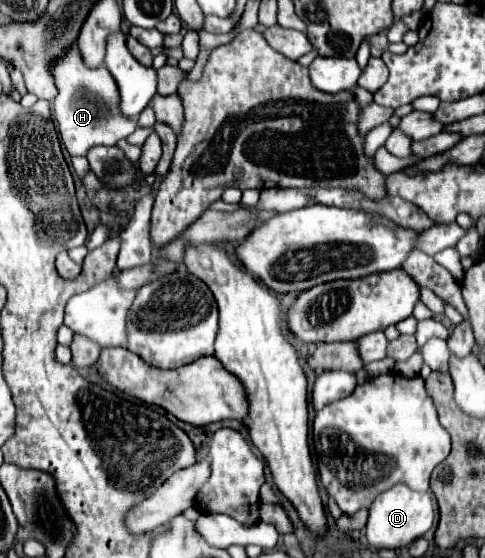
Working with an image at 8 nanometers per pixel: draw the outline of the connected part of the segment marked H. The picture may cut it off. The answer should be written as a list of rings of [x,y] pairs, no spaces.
[[[73,49],[73,53],[65,53],[65,57],[55,63],[53,75],[57,77],[59,89],[53,101],[53,117],[57,121],[57,131],[69,155],[85,157],[91,147],[115,145],[119,139],[135,131],[137,121],[125,121],[125,117],[117,113],[117,85],[105,67],[85,69],[85,65],[81,65],[79,51]]]

